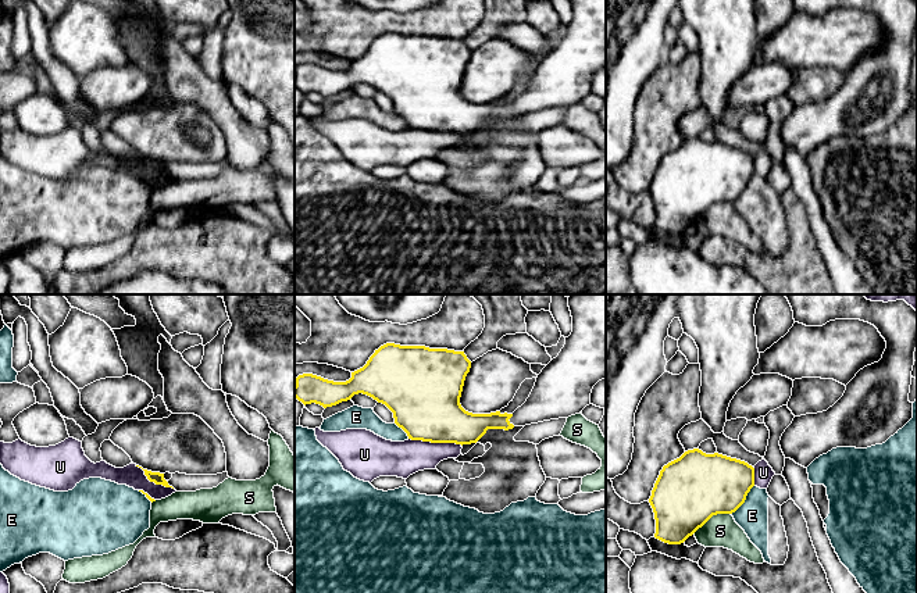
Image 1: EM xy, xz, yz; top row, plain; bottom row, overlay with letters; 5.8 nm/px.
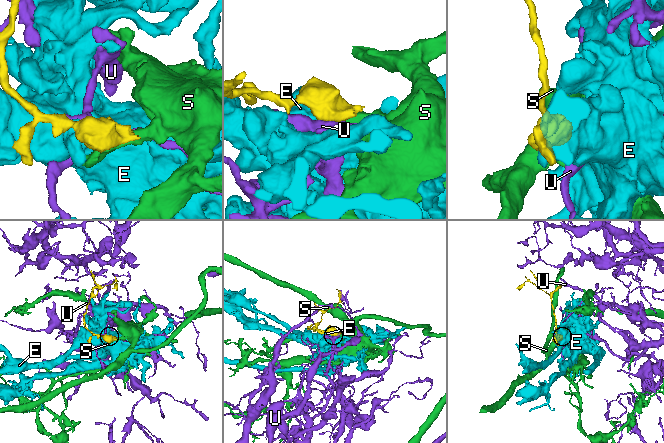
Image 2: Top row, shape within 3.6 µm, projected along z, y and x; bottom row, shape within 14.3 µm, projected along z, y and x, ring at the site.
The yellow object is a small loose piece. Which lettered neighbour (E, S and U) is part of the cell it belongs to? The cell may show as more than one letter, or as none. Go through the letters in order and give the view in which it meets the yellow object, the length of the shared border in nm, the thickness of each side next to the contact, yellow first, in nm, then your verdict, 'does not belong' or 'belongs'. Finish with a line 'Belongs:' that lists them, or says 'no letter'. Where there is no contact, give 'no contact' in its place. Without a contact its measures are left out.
E: contact in yz; length 220 nm; calibres 360 and 180 nm; does not belong
S: contact in yz; length 260 nm; calibres 400 and 190 nm; does not belong
U: contact in xz; length 320 nm; calibres 400 and 200 nm; does not belong
Belongs: no letter

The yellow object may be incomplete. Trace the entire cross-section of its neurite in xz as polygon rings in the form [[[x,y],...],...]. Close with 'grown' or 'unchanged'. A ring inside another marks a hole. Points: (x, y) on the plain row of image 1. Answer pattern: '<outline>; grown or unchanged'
[[[571,0],[571,6],[572,21],[565,26],[564,36],[542,58],[529,86],[513,103],[472,103],[461,96],[461,81],[471,57],[464,40],[395,32],[375,39],[367,53],[352,61],[346,71],[333,71],[313,62],[299,64],[295,67],[295,86],[304,94],[315,92],[327,97],[363,82],[385,93],[408,128],[461,135],[477,132],[488,118],[509,119],[514,115],[568,107],[590,93],[593,75],[606,68],[606,0]]]; grown

